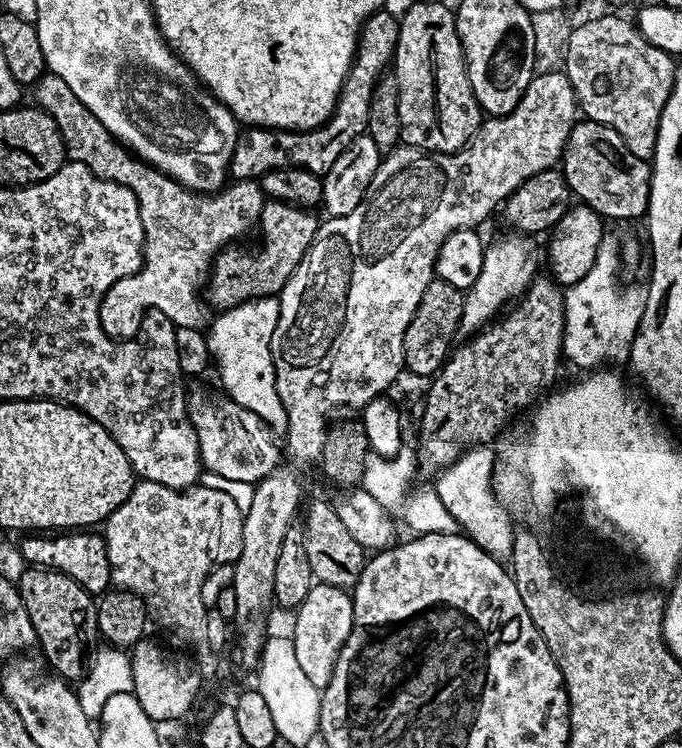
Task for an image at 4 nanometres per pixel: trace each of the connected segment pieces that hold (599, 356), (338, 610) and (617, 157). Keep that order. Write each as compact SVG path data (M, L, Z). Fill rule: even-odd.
M611 238L601 242L594 264L580 282L564 288L564 350L563 359L568 360L580 370L596 370L601 366L616 366L616 363L627 361L634 338L638 334L638 322L642 322L642 310L646 310L647 291L643 287L626 288L620 284L620 264L622 252Z
M313 583L310 594L295 609L296 625L290 629L294 642L294 654L298 657L306 678L318 689L323 689L330 682L334 662L340 653L340 647L352 629L352 598L345 589L329 584Z
M587 118L577 119L576 124L570 130L570 138L564 147L562 171L568 183L569 193L581 205L596 211L605 221L636 220L639 216L641 219L647 213L650 186L652 185L651 163L630 154L626 142L622 142L620 135L604 124L599 124Z

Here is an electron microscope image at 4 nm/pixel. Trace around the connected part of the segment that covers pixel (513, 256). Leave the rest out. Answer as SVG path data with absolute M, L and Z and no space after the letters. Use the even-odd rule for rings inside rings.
M508 234L501 240L496 240L484 249L484 261L482 262L482 274L478 274L478 282L474 282L472 288L467 289L464 297L464 309L460 319L460 332L475 334L493 323L515 301L524 295L537 279L536 272L542 268L542 252L536 249L536 244L531 235Z

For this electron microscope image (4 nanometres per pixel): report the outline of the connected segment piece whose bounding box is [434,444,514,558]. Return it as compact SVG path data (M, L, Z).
M478 444L474 448L461 452L460 457L453 464L447 465L441 471L444 473L437 478L434 491L438 494L438 498L442 498L442 506L450 510L450 514L462 529L463 535L490 555L508 558L511 557L514 547L513 521L494 491L497 459L498 452L495 452L488 444Z

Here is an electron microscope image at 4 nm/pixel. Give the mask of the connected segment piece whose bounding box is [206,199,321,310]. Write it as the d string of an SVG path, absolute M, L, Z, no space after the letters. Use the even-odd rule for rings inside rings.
M269 199L264 205L258 221L260 244L252 244L249 248L236 248L240 246L223 248L216 255L216 259L213 260L210 269L210 279L206 284L207 303L213 309L227 310L237 308L240 304L244 304L248 300L258 300L263 296L276 296L280 293L286 286L286 282L294 274L294 270L298 270L302 258L308 253L308 248L314 242L316 232L321 226L321 221L319 219L316 220L316 214L315 211L300 208L297 204L287 204L281 200Z

